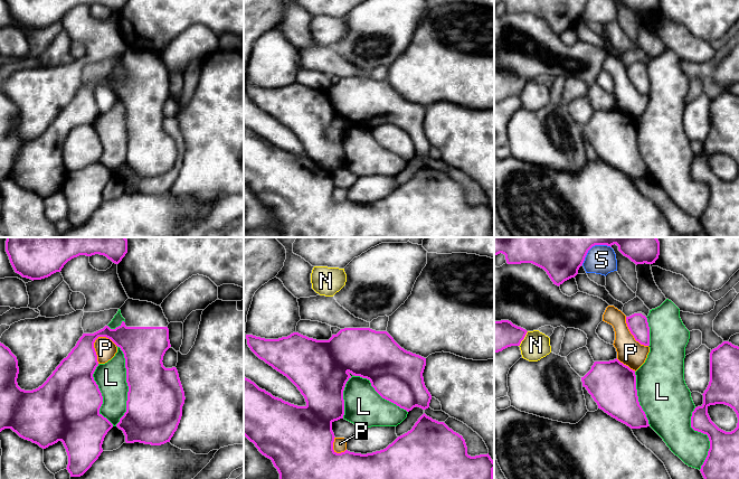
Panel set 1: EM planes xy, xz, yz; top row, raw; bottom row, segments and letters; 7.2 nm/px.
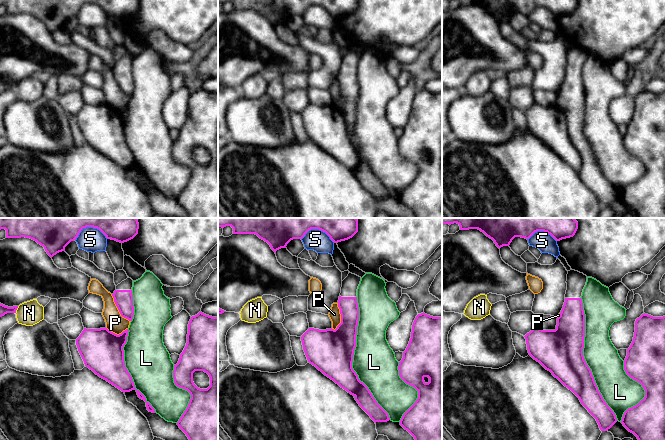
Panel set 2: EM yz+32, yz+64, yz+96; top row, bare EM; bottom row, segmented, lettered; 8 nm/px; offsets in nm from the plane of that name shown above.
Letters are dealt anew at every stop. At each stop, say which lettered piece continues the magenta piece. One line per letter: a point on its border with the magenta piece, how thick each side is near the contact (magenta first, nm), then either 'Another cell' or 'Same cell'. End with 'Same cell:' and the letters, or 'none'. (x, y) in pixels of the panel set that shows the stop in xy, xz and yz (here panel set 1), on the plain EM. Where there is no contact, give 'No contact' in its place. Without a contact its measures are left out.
L: Touches magenta at xy (128, 134). Thickness 400 nm (magenta) against 220 nm. Same cell
N: Touches magenta at yz (523, 87). Thickness 220 nm (magenta) against 200 nm. Another cell
P: Touches magenta at xy (93, 96). Thickness 280 nm (magenta) against 150 nm. Another cell
S: Touches magenta at yz (585, 6). Thickness 220 nm (magenta) against 180 nm. Another cell
Same cell: L

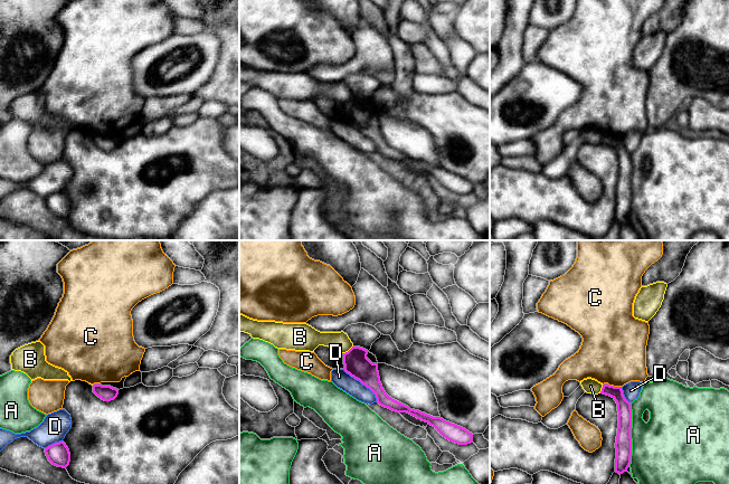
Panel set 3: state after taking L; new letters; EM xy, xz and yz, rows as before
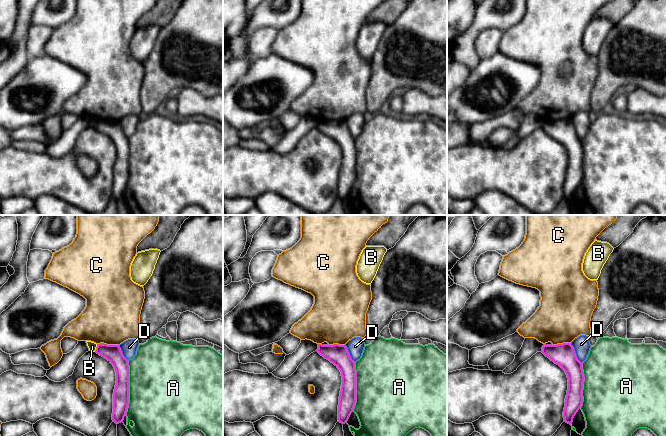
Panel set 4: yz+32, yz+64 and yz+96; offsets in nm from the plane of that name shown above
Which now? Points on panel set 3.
A: Touches magenta at yz (630, 183). Thickness 120 nm (magenta) against 440 nm. Another cell
B: Touches magenta at xz (349, 100). Thickness 180 nm (magenta) against 140 nm. Another cell
C: Touches magenta at yz (613, 135). Thickness 100 nm (magenta) against 480 nm. Another cell
D: Touches magenta at xz (362, 133). Thickness 180 nm (magenta) against 120 nm. Another cell
Same cell: none

